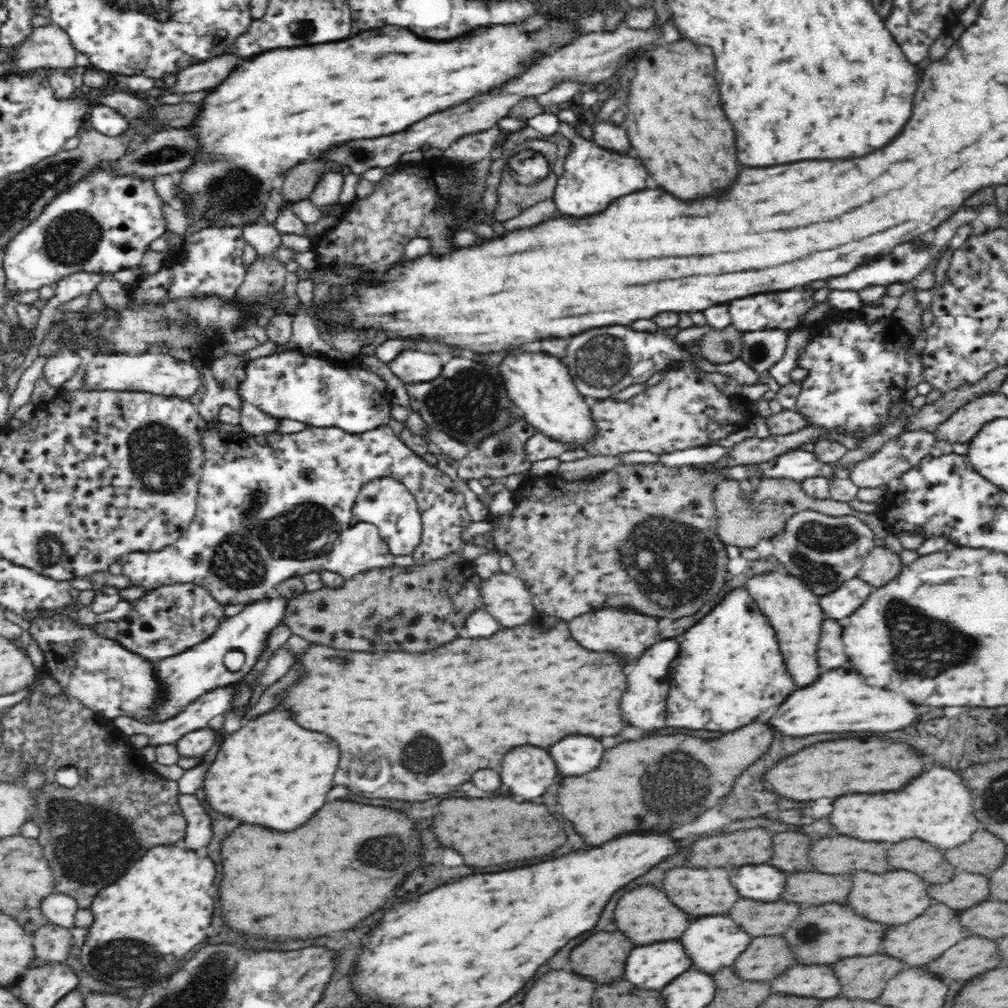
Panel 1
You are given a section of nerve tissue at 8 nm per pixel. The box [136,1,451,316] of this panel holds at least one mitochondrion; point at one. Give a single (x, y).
(234, 187)

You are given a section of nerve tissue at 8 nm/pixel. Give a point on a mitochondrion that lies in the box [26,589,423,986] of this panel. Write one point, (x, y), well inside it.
(89, 845)

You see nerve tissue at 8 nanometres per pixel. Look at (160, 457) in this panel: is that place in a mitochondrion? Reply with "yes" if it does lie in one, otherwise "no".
yes

